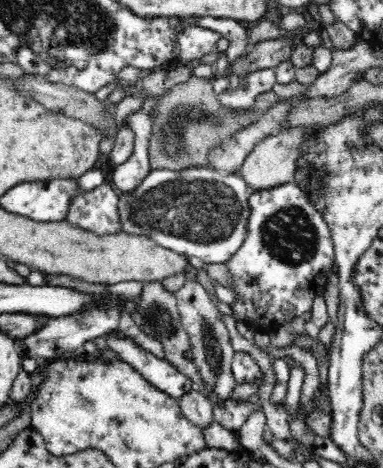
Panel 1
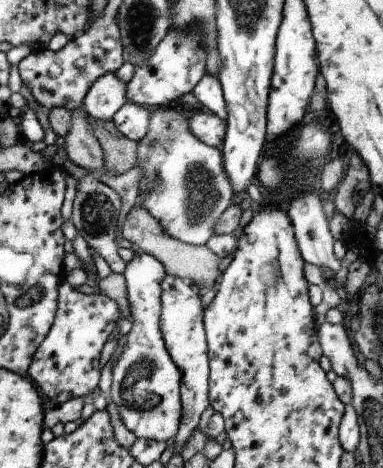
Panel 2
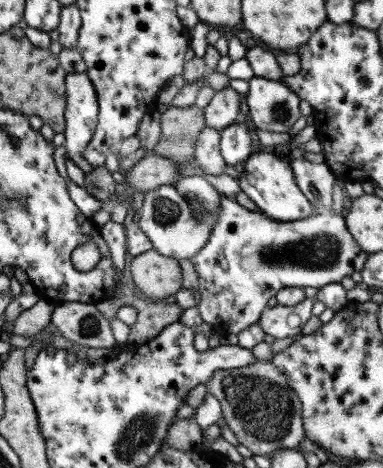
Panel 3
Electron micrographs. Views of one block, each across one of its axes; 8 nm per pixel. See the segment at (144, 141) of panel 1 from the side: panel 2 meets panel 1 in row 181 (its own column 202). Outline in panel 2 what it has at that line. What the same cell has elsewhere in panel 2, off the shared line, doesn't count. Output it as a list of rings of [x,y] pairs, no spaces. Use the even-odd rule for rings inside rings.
[[[205,112],[191,114],[189,128],[201,142],[213,148],[223,148],[223,142],[227,138],[227,122],[217,114],[205,114]]]

